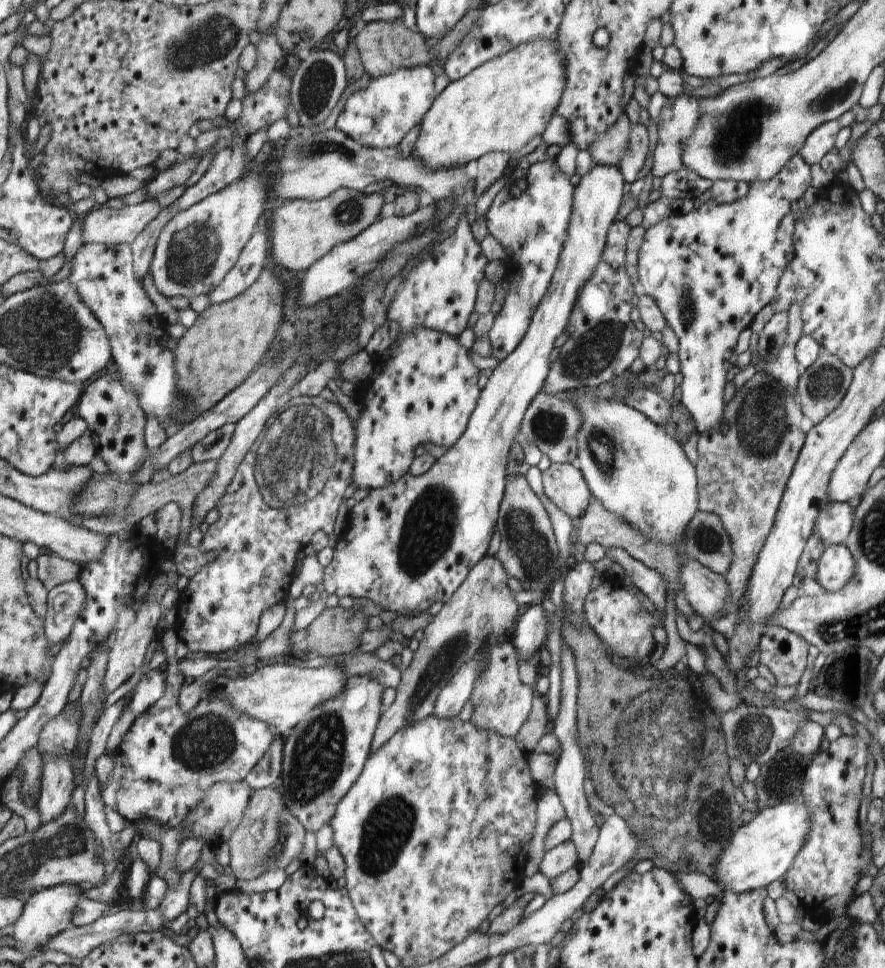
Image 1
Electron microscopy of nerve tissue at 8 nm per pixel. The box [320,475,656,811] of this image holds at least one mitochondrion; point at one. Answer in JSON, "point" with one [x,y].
{"point":[431,523]}

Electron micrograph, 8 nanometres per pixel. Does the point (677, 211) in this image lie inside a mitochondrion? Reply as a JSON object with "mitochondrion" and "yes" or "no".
{"mitochondrion":"no"}

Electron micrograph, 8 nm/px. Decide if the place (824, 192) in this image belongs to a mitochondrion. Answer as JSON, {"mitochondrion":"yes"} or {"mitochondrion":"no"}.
{"mitochondrion":"no"}

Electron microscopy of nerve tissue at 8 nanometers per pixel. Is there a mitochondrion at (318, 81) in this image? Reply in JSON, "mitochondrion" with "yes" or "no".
{"mitochondrion":"yes"}

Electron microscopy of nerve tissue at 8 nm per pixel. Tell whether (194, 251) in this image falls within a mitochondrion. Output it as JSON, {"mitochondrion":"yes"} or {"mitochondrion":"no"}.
{"mitochondrion":"yes"}

